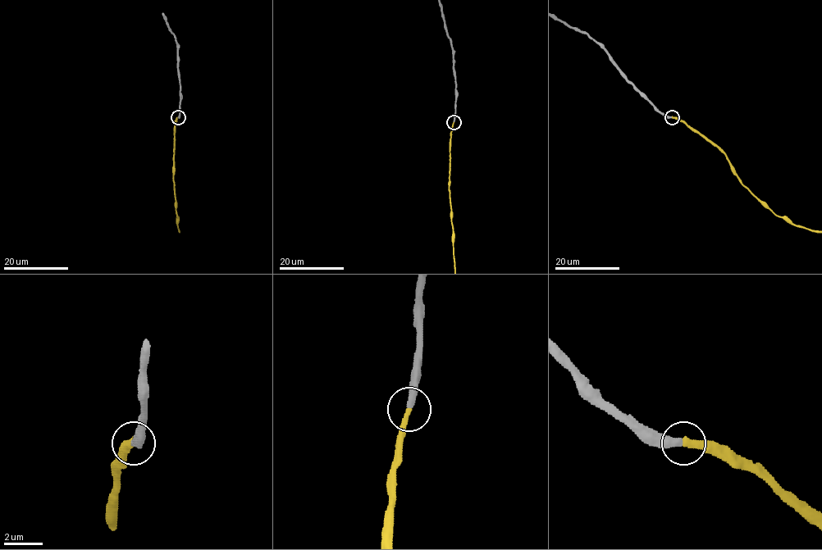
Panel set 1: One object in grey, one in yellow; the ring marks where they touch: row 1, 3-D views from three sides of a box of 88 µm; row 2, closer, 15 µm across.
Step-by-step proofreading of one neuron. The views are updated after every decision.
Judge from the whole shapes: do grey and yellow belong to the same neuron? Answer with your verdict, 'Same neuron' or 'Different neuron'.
Same neuron

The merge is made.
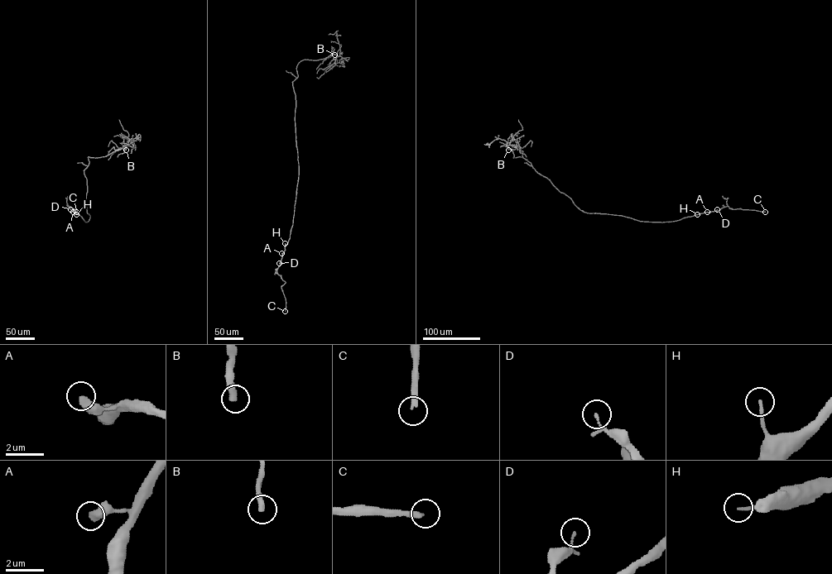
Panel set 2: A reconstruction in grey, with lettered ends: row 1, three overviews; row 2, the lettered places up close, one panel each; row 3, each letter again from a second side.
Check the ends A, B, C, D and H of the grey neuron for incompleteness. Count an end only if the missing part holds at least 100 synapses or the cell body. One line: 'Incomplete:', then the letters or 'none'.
Incomplete: B, C

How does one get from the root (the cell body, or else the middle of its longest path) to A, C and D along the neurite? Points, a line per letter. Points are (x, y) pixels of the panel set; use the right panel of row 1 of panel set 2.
A: (593, 213), (663, 222), (707, 212)
C: (593, 213), (663, 222), (718, 211), (727, 206), (733, 209), (765, 212)
D: (593, 213), (663, 222), (717, 209)

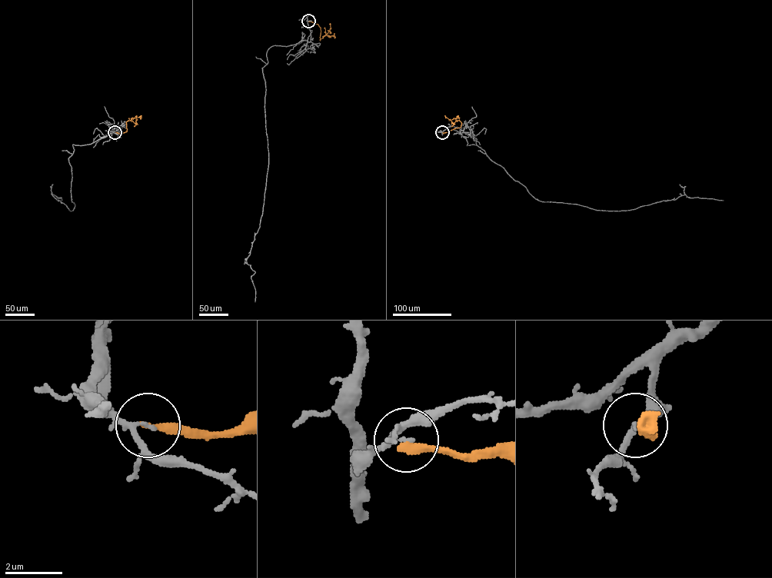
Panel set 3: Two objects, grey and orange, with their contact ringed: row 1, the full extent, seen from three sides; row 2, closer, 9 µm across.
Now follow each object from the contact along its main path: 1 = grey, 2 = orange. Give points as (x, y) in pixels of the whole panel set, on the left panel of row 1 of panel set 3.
1: (114, 132), (117, 125), (116, 131), (92, 143), (72, 144), (68, 159), (73, 210), (52, 195), (61, 200)
2: (114, 132), (127, 131), (126, 122), (129, 121), (135, 124), (136, 115)

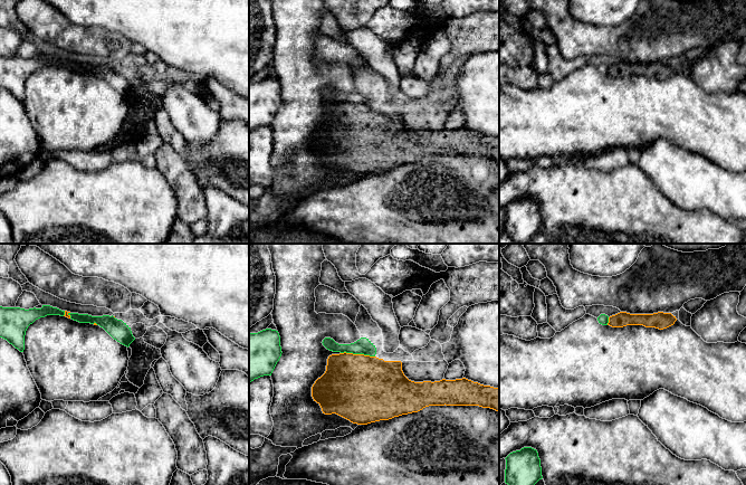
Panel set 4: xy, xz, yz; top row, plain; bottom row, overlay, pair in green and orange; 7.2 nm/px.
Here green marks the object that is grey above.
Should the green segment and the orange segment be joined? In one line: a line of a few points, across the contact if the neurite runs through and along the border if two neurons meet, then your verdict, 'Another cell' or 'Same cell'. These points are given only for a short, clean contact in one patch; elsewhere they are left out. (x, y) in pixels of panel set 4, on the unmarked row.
Line: xz (341, 102), (363, 103), (374, 106). Another cell

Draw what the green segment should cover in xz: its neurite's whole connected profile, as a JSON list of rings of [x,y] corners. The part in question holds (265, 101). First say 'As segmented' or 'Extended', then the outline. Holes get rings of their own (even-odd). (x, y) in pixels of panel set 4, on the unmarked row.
As segmented. [[[266,78],[249,83],[249,133],[264,125],[271,125],[281,106],[278,80]]]

